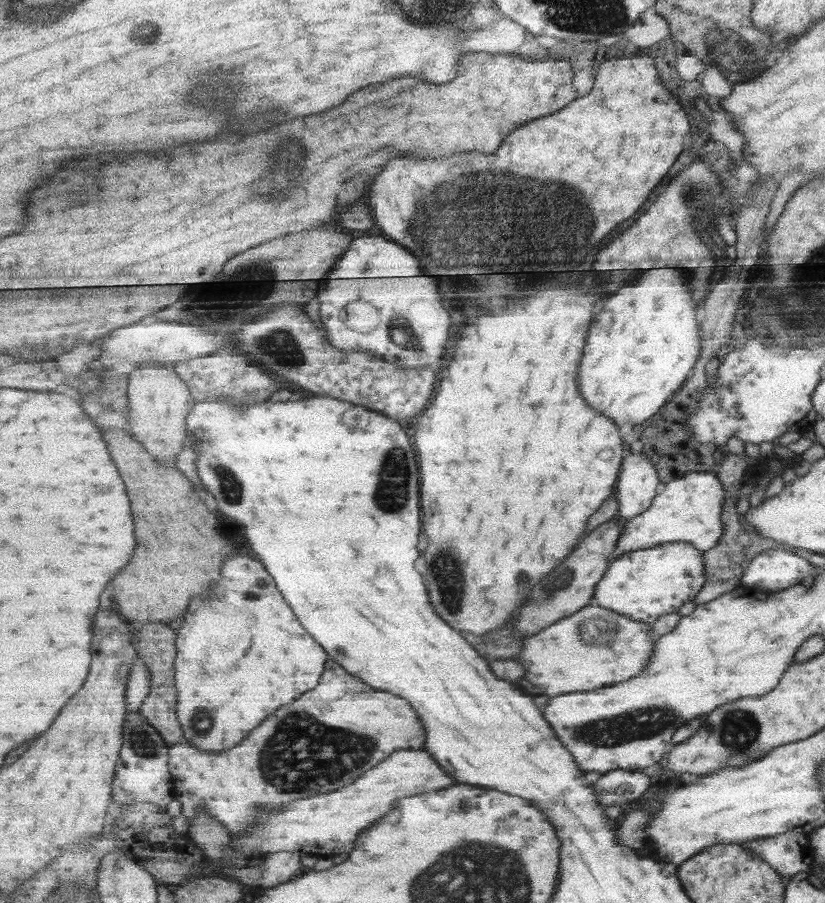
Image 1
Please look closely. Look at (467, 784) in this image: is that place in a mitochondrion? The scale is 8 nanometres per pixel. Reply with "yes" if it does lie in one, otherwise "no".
no

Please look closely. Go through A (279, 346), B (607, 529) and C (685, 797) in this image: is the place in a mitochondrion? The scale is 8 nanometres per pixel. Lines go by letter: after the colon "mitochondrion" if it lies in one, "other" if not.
A: mitochondrion
B: other
C: other

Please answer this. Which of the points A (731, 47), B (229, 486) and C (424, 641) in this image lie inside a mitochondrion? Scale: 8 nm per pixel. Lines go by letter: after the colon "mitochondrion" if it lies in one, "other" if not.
A: mitochondrion
B: mitochondrion
C: other

